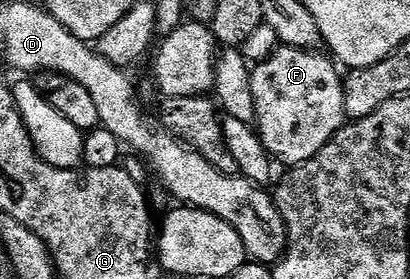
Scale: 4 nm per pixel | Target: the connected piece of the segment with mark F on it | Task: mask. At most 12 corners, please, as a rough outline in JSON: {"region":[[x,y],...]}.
{"region":[[281,45],[252,66],[254,125],[288,168],[346,125],[327,53]]}

